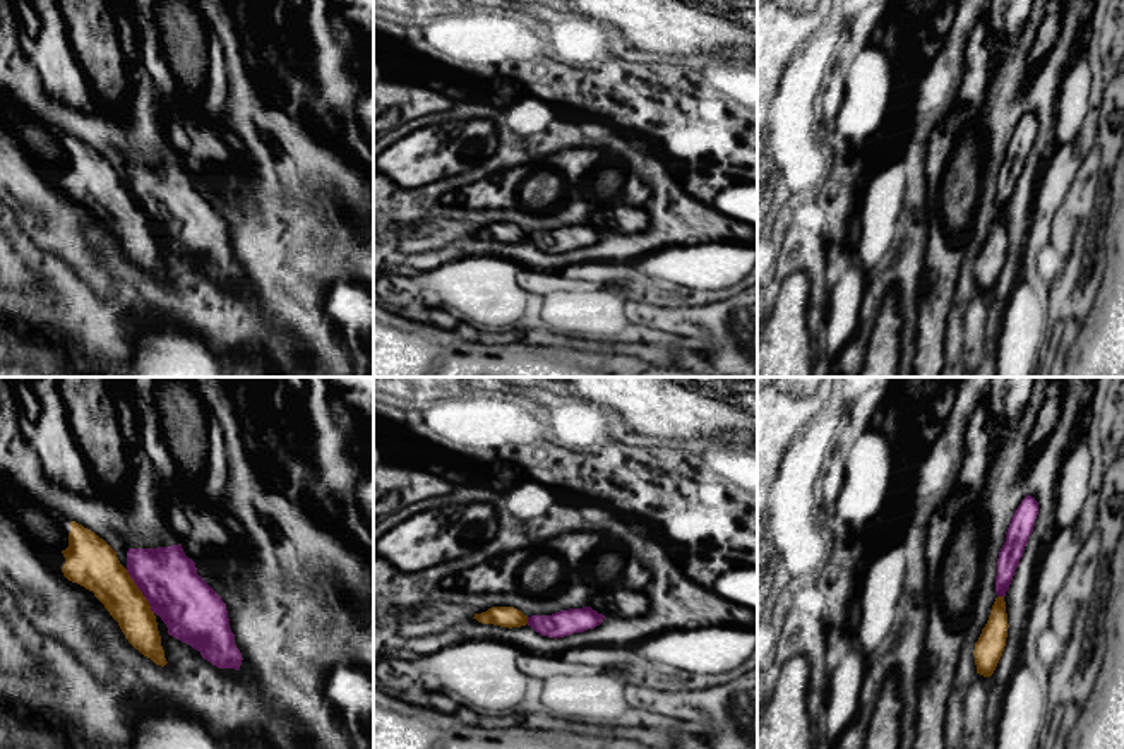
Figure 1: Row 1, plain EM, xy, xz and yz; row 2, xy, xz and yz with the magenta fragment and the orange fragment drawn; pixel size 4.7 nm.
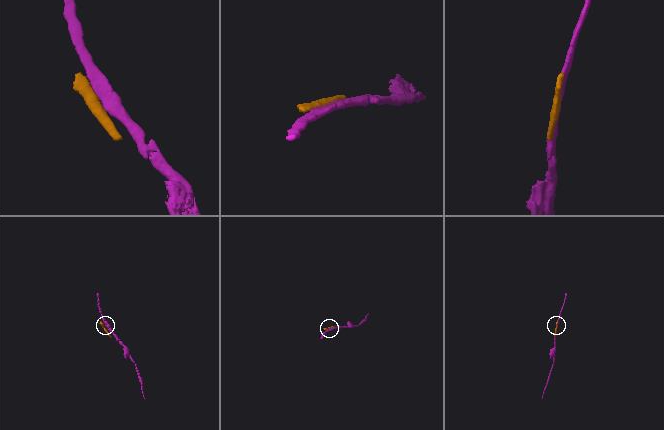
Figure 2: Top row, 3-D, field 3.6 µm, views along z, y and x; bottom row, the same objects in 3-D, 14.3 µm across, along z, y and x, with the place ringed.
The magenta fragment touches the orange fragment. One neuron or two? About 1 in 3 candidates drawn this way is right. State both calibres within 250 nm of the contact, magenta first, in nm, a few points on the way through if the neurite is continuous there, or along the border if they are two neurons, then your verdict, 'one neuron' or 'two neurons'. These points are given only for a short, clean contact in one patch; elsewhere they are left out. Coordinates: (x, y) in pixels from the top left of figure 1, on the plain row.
280/220 nm | along xy (125, 185), (155, 228) | two neurons

